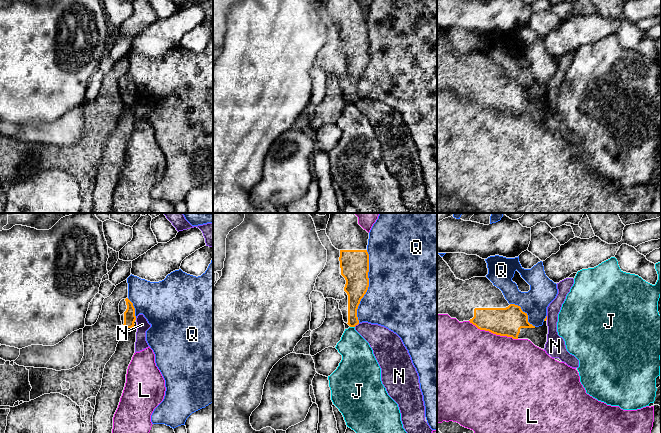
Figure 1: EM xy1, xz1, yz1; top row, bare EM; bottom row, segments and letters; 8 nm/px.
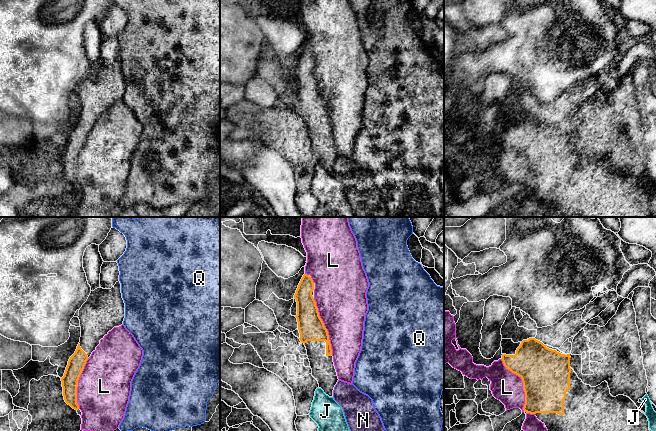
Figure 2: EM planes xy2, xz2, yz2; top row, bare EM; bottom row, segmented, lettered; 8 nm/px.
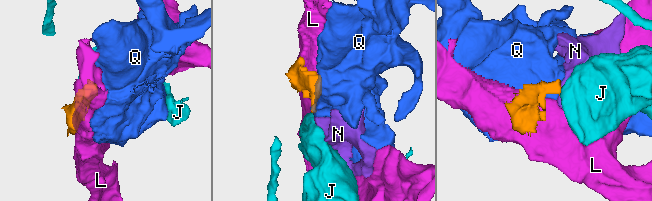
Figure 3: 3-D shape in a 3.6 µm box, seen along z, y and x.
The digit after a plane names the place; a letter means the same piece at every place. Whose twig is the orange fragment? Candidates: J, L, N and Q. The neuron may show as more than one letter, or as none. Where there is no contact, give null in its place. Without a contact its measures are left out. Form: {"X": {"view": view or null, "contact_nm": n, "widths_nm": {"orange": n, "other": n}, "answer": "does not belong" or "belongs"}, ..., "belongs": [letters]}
{"J": {"view": "xz1", "contact_nm": 40, "widths_nm": {"orange": 120, "other": 260}, "answer": "does not belong"}, "L": {"view": "yz2", "contact_nm": 460, "widths_nm": {"orange": 400, "other": 240}, "answer": "does not belong"}, "N": {"view": "xz1", "contact_nm": 50, "widths_nm": {"orange": 130, "other": 200}, "answer": "does not belong"}, "Q": {"view": "xz1", "contact_nm": 600, "widths_nm": {"orange": 240, "other": 500}, "answer": "does not belong"}, "belongs": []}

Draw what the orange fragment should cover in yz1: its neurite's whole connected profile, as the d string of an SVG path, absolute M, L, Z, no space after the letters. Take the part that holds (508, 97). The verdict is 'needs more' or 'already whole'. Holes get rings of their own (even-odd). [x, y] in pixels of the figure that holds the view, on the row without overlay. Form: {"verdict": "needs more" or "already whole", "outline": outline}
{"verdict": "needs more", "outline": "M437 30L437 90L448 90L459 98L469 97L480 106L489 107L513 115L528 115L544 126L547 118L547 92L543 101L535 103L528 98L527 89L515 80L509 80L502 67L487 53L460 56L455 53L448 40Z"}

